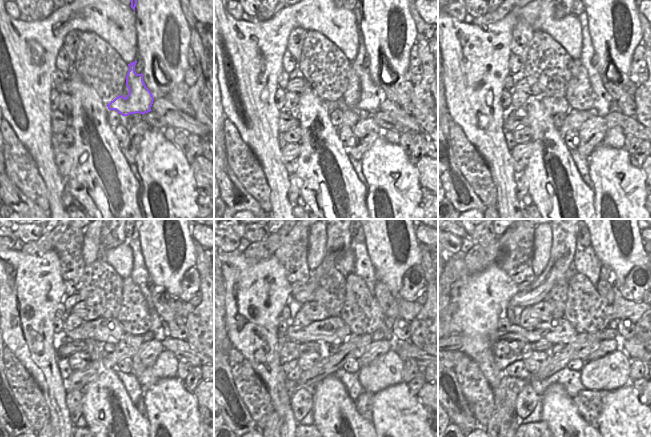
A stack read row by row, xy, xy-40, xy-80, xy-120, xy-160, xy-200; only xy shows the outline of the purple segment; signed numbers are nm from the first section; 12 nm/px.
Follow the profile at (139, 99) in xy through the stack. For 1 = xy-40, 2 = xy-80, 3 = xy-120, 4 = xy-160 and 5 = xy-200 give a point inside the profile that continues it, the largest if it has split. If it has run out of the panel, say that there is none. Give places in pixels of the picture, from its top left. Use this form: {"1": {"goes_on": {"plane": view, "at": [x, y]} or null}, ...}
{"1": {"goes_on": {"plane": "xy-40", "at": [372, 96]}}, "2": {"goes_on": {"plane": "xy-80", "at": [603, 100]}}, "3": {"goes_on": {"plane": "xy-120", "at": [139, 274]}}, "4": {"goes_on": {"plane": "xy-160", "at": [363, 267]}}, "5": {"goes_on": {"plane": "xy-200", "at": [586, 263]}}}

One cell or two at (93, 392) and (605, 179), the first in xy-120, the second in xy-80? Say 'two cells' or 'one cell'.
two cells

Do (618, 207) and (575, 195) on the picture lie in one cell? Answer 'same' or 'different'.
different

